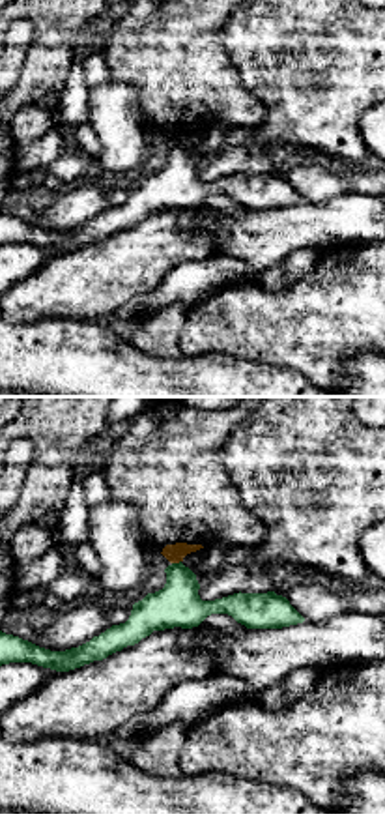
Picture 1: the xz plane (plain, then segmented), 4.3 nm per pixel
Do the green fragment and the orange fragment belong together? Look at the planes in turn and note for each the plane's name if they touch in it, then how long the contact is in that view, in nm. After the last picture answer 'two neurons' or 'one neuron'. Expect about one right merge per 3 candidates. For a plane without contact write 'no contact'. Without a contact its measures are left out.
meets green in xz; contact 40 nm long

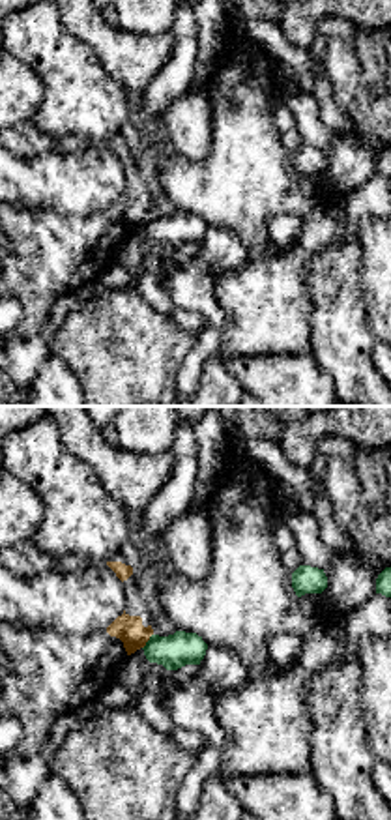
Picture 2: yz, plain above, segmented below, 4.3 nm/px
meets green in yz; contact 80 nm long

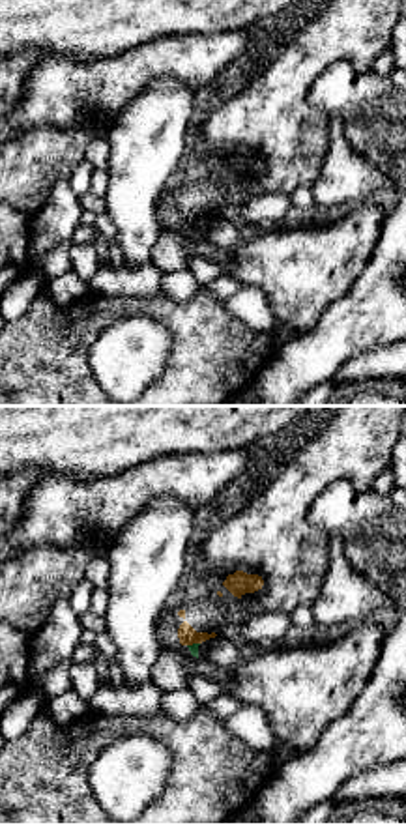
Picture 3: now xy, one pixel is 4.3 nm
meets green in xy; contact 60 nm long

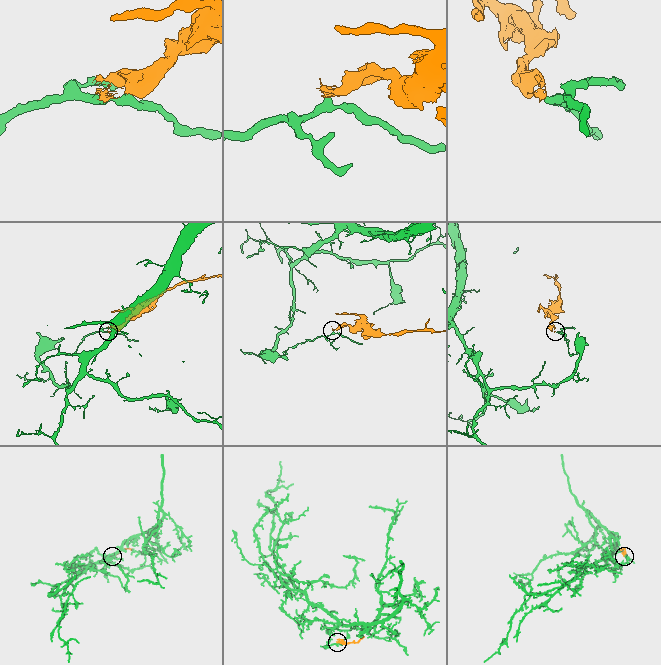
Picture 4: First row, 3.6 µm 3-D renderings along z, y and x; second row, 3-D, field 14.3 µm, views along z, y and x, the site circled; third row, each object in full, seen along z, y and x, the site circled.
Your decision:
two neurons

